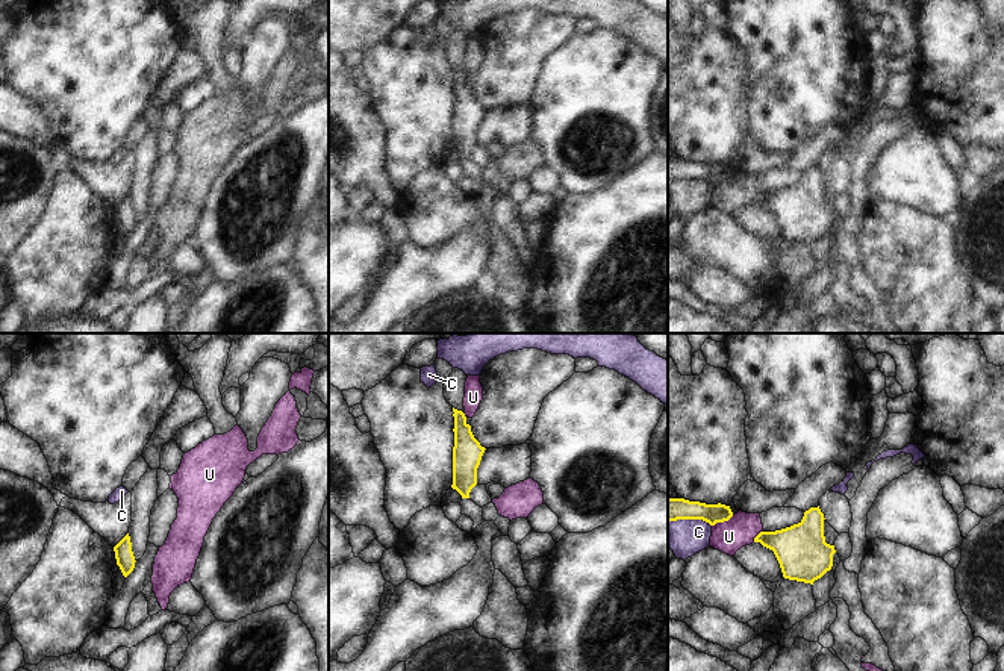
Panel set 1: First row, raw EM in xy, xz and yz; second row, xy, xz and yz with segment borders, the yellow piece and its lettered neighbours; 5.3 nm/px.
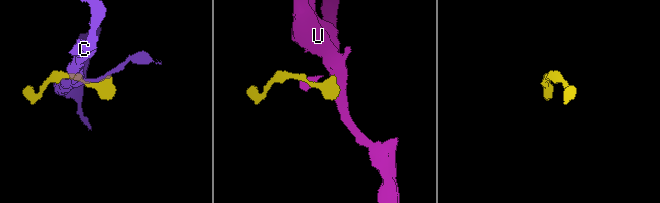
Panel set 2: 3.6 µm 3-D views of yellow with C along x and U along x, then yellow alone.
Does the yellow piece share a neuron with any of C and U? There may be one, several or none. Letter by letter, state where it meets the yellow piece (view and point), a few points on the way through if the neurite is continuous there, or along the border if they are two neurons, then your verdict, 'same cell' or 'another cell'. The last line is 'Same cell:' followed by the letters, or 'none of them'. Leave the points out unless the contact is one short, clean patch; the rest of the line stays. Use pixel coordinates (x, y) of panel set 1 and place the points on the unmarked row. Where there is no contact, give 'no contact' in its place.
C: meets yellow in yz at (689, 179); another cell
U: meets yellow in yz at (723, 182); border along yz (733, 176), (712, 187); another cell
Same cell: none of them

